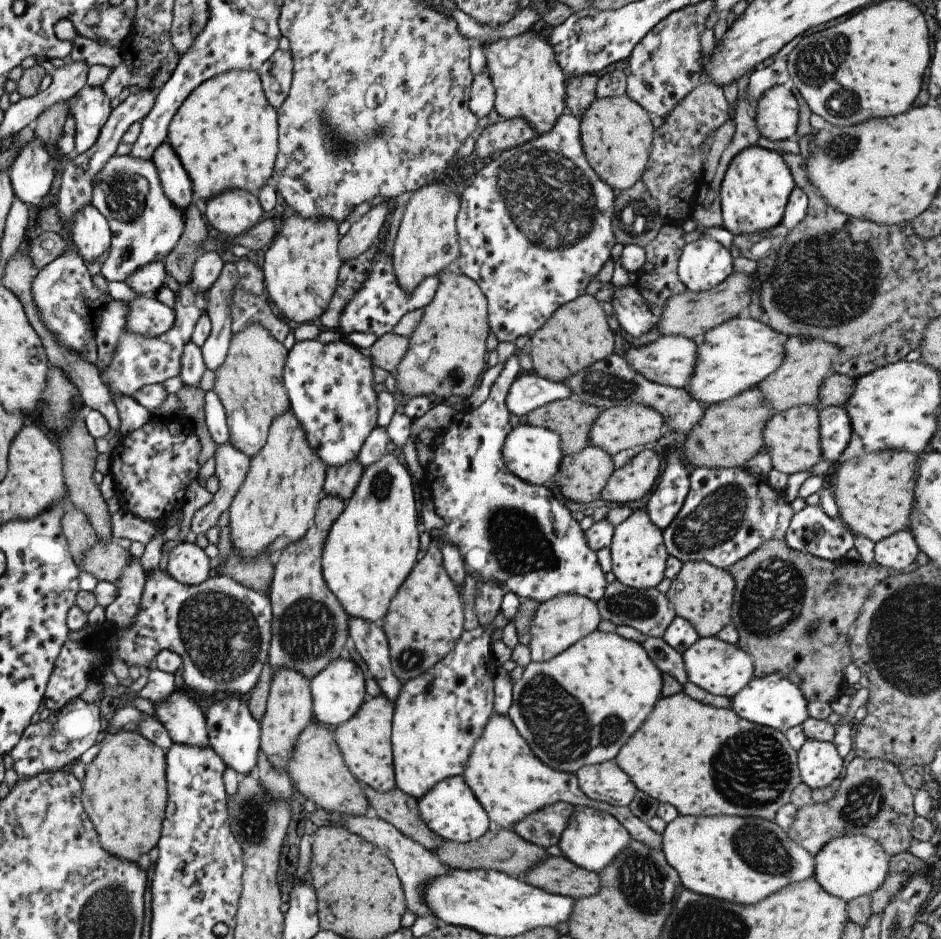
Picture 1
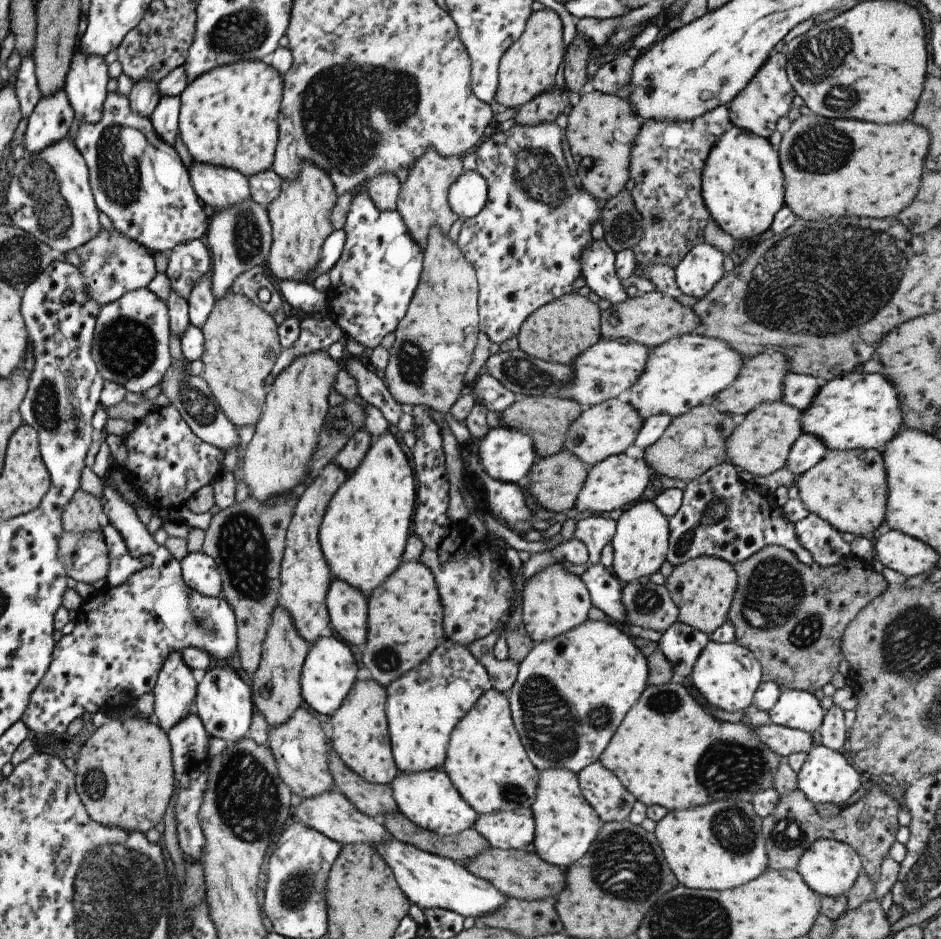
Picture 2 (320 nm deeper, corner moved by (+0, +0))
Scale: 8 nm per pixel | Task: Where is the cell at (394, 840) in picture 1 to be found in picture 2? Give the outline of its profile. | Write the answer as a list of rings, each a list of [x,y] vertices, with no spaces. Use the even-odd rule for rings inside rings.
[[[334,789],[323,792],[319,796],[313,796],[313,798],[302,799],[301,804],[297,804],[291,809],[291,815],[294,820],[299,820],[304,826],[323,834],[339,845],[352,843],[379,844],[379,842],[389,838],[387,830],[383,828],[383,824],[380,824],[378,819],[360,814],[347,798],[344,798]]]

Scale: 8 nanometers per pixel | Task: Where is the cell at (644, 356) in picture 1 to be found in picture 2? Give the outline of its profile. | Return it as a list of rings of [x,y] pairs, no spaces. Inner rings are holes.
[[[601,337],[596,344],[581,352],[575,358],[575,362],[571,362],[571,370],[575,368],[575,378],[571,374],[569,384],[561,388],[561,398],[572,399],[583,409],[611,398],[623,398],[628,389],[635,384],[635,380],[641,376],[647,364],[649,350],[651,348],[637,342],[628,341],[626,344],[620,344],[615,340],[604,340]]]

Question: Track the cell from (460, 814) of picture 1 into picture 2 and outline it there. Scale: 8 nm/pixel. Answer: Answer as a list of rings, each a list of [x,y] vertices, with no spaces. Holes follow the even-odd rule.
[[[440,769],[411,772],[411,774],[398,772],[388,786],[391,786],[395,805],[404,818],[413,822],[415,826],[439,836],[459,834],[459,832],[471,828],[473,822],[478,818],[475,810],[459,796],[455,786],[447,778],[447,774]]]

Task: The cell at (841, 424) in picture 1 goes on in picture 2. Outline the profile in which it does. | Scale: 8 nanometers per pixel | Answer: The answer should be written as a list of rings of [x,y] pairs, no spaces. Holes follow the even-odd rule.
[[[802,433],[791,446],[784,468],[796,476],[801,475],[822,460],[825,454],[827,454],[827,446],[819,438]]]

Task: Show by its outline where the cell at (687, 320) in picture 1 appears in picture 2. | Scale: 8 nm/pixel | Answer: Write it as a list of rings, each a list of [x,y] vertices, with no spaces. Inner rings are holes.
[[[659,291],[639,293],[636,297],[628,297],[600,312],[600,337],[604,340],[627,338],[628,341],[643,344],[648,348],[659,346],[671,338],[691,333],[701,320],[699,316],[686,306],[679,304],[675,298]]]

